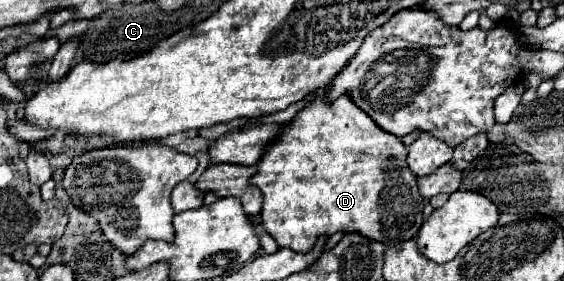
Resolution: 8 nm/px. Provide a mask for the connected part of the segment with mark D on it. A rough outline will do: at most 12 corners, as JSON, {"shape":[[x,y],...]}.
{"shape":[[313,94],[251,184],[281,248],[415,238],[405,144]]}

